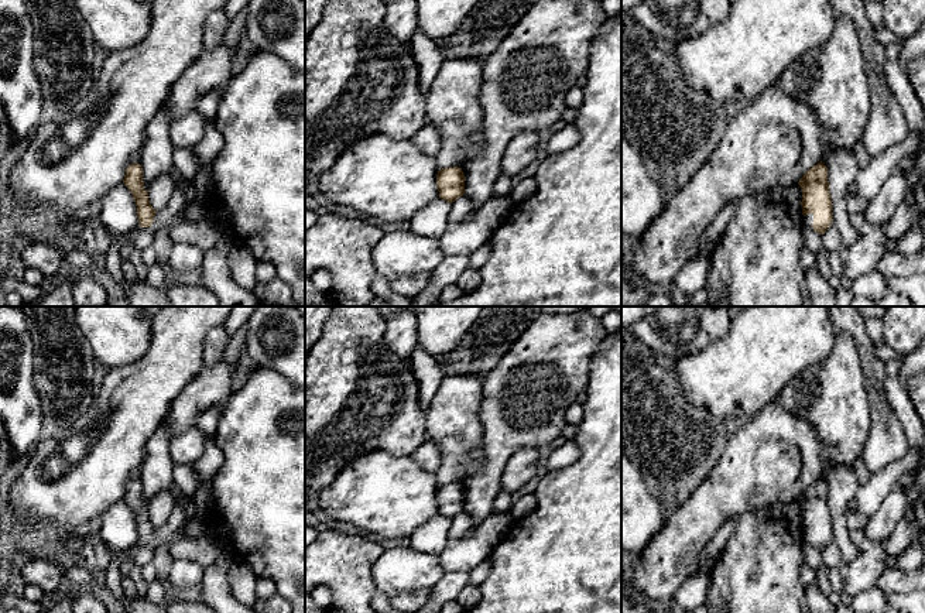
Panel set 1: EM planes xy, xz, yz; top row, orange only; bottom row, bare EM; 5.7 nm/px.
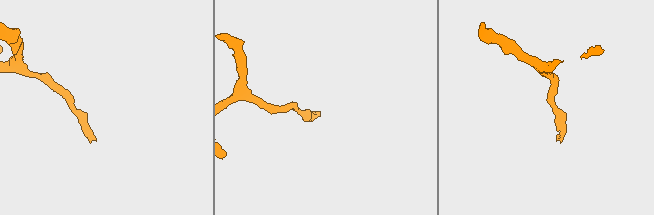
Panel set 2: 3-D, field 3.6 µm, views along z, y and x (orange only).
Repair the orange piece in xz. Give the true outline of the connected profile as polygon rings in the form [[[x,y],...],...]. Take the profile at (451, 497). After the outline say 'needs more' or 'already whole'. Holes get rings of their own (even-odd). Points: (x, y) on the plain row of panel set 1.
[[[459,483],[442,484],[436,490],[439,514],[452,520],[465,511],[465,490]]] | already whole

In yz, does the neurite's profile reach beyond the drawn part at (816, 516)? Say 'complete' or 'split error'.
split error

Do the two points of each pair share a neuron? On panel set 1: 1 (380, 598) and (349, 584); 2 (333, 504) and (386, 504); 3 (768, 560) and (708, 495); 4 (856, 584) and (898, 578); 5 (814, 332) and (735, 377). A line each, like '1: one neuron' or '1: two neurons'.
1: two neurons
2: one neuron
3: two neurons
4: two neurons
5: one neuron

